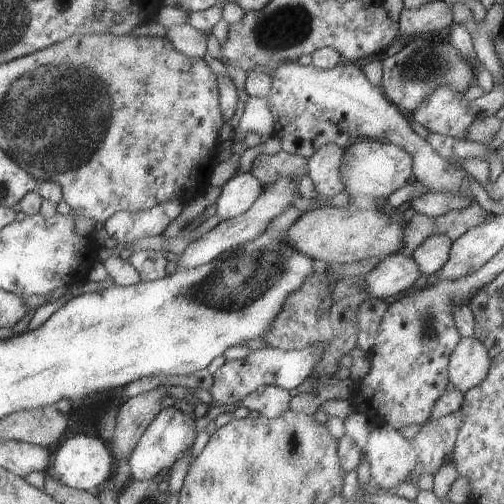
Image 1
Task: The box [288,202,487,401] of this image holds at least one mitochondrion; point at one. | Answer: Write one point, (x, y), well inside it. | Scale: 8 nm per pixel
(428, 322)

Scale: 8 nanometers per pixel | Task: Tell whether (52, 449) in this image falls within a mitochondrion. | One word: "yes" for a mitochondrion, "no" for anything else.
no

